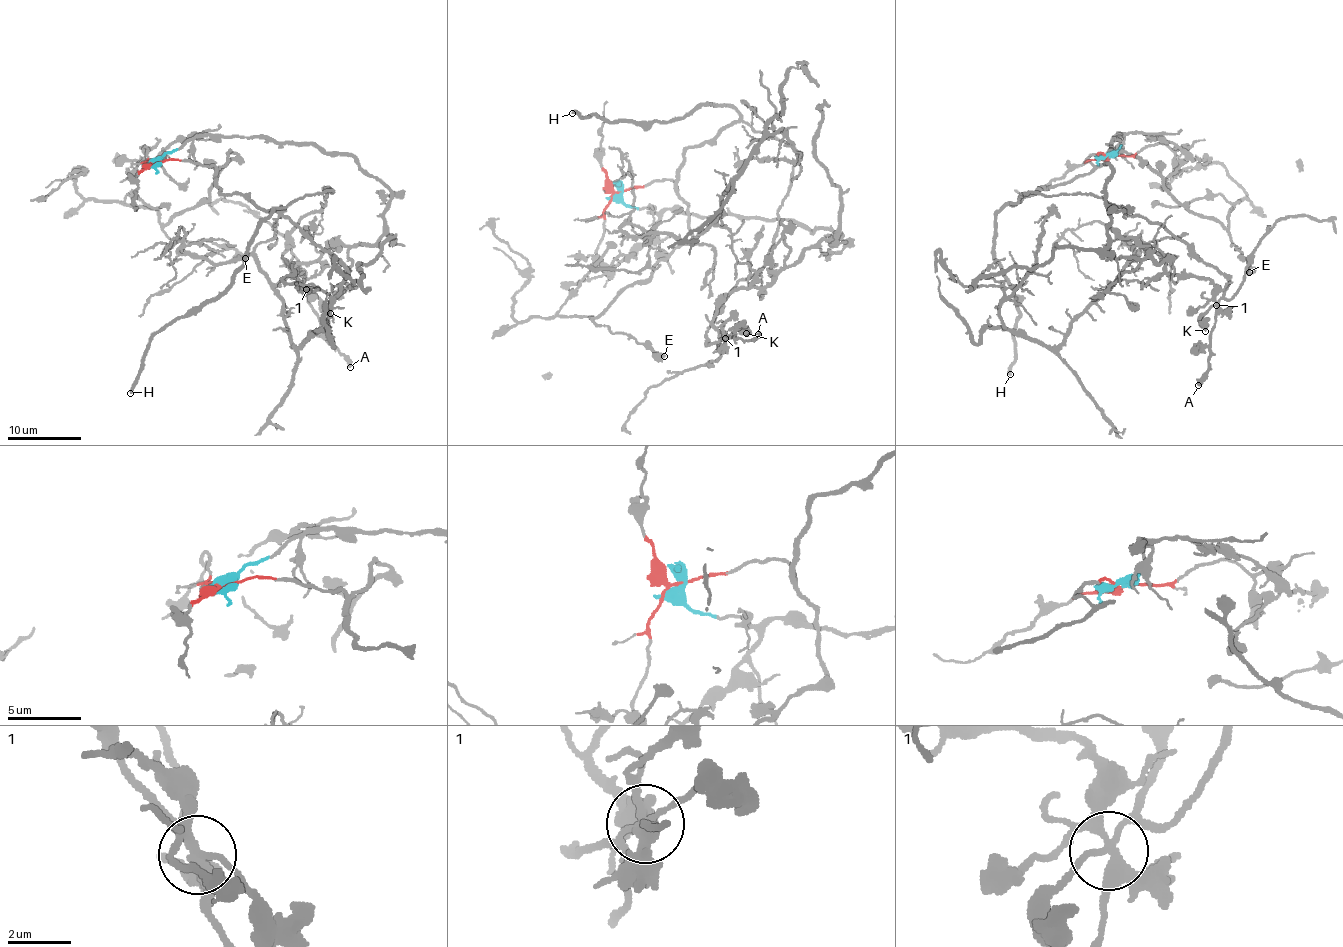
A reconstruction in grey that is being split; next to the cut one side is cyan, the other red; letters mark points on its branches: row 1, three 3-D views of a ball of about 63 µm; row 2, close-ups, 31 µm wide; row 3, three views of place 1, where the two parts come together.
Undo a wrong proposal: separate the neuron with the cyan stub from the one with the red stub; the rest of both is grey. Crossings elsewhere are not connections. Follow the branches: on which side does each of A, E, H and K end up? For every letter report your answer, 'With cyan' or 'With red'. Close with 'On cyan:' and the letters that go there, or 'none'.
A: With cyan
E: With red
H: With red
K: With red
On cyan: A

